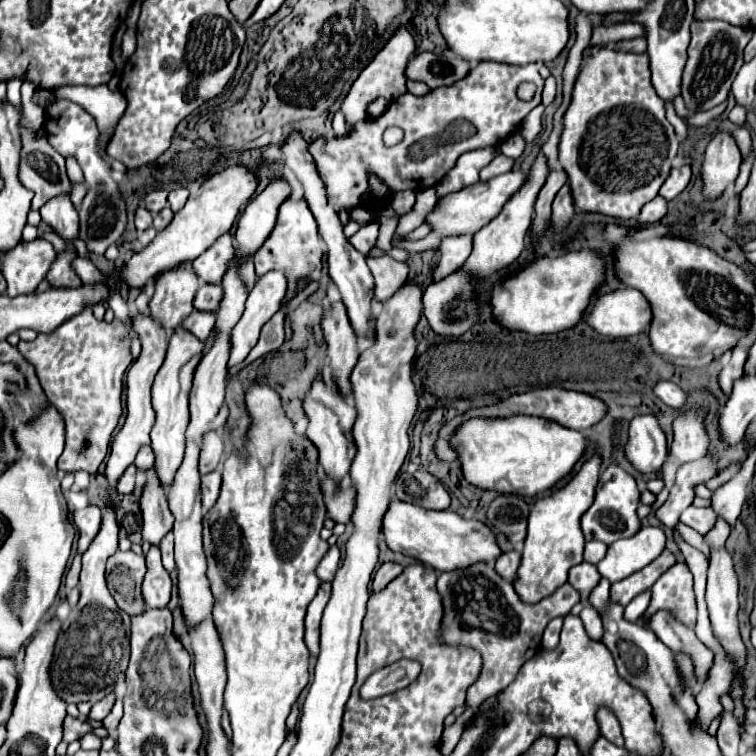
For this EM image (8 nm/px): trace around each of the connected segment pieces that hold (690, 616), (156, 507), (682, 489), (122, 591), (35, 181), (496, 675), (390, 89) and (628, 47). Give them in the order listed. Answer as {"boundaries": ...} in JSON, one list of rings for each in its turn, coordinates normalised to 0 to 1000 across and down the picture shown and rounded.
{"boundaries":[[[[896,745],[880,755],[861,776],[861,795],[856,813],[866,808],[888,808],[898,824],[917,829],[922,821],[922,795],[917,784],[917,761],[909,745]]],[[[202,618],[192,623],[192,642],[184,660],[184,671],[189,681],[189,713],[210,721],[216,708],[229,700],[229,681],[221,668],[221,647],[210,639],[210,631],[205,628]]],[[[940,602],[929,608],[906,612],[898,618],[893,642],[888,644],[885,660],[866,676],[869,684],[882,694],[893,697],[898,692],[898,681],[917,665],[919,644],[943,634],[948,628],[948,612]]],[[[155,729],[142,742],[142,774],[157,806],[168,813],[187,813],[192,808],[187,771],[192,761],[192,737],[176,729]]],[[[30,155],[25,160],[25,176],[28,176],[28,210],[25,210],[25,239],[30,247],[41,250],[46,255],[44,261],[44,276],[54,276],[67,261],[78,255],[94,253],[94,239],[86,229],[86,210],[62,189],[62,184],[52,184],[44,168]]],[[[628,745],[618,753],[583,758],[578,782],[589,803],[586,848],[597,853],[620,853],[639,869],[639,888],[618,917],[618,933],[626,940],[631,940],[642,925],[668,911],[684,896],[689,880],[716,861],[716,840],[724,824],[731,816],[753,813],[755,803],[766,798],[766,784],[753,771],[708,800],[692,798],[679,774],[655,758],[652,745]]],[[[530,36],[520,49],[517,54],[493,75],[493,81],[480,91],[480,97],[472,102],[472,107],[467,110],[462,126],[456,128],[454,134],[454,152],[456,152],[456,165],[459,165],[459,176],[467,173],[467,165],[485,149],[485,139],[493,136],[499,128],[509,128],[512,134],[517,131],[525,131],[528,126],[538,123],[538,102],[536,102],[536,89],[538,89],[538,81],[544,75],[544,70],[549,67],[549,54],[544,49],[544,44]]],[[[840,49],[840,52],[824,52],[808,60],[808,65],[813,67],[832,67],[832,70],[853,70],[856,57],[853,49]]]]}

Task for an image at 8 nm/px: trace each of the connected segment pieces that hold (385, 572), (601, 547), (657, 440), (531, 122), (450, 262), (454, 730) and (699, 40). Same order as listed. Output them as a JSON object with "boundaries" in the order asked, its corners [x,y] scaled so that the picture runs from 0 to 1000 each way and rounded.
{"boundaries":[[[[507,745],[501,753],[499,753],[499,758],[493,761],[493,776],[491,776],[491,784],[499,784],[499,782],[504,782],[515,769],[520,769],[528,758],[530,758],[530,747],[525,747],[525,745]]],[[[779,716],[774,718],[774,731],[771,731],[771,739],[776,745],[792,745],[798,737],[800,737],[800,729],[803,729],[803,721],[800,718],[792,718],[792,716]]],[[[845,549],[835,557],[827,589],[829,610],[845,626],[869,626],[882,604],[882,583],[864,549]]],[[[713,139],[713,142],[708,142],[708,144],[692,157],[692,173],[689,173],[689,179],[692,179],[692,184],[694,184],[696,189],[705,188],[708,179],[716,173],[716,152],[718,152],[718,147],[721,147],[721,142]]],[[[626,311],[586,316],[586,340],[581,356],[575,358],[575,372],[597,364],[602,356],[607,356],[615,348],[615,343],[623,337],[623,321]]],[[[604,948],[604,954],[602,954],[599,959],[589,962],[586,975],[583,975],[583,996],[586,996],[586,999],[594,999],[594,996],[602,991],[604,980],[607,980],[607,975],[610,975],[610,967],[612,967],[612,956],[615,956],[615,954]]],[[[917,28],[914,30],[914,57],[909,65],[909,86],[901,104],[901,128],[917,155],[925,147],[943,144],[956,136],[967,120],[967,110],[983,86],[983,65],[991,57],[996,41],[964,33],[959,28]]]]}

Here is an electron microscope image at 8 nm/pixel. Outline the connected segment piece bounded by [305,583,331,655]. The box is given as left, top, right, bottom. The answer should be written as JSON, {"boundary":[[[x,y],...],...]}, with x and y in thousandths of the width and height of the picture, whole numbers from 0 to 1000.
{"boundary":[[[425,771],[422,782],[419,782],[419,787],[414,792],[414,798],[406,806],[406,816],[403,816],[403,848],[406,848],[406,856],[409,856],[411,866],[422,864],[422,824],[425,824],[427,806],[430,806],[430,800],[435,795],[435,787],[438,787],[438,771]]]}

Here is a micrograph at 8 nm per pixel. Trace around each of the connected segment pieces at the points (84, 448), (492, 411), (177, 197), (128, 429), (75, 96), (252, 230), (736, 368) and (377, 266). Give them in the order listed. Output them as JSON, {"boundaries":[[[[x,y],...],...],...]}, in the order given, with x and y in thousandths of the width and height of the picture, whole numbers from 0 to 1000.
{"boundaries":[[[[112,409],[107,417],[86,425],[70,440],[49,443],[46,451],[28,451],[25,464],[30,472],[46,483],[49,499],[75,544],[83,549],[86,557],[86,594],[75,610],[75,618],[83,623],[118,623],[126,626],[128,618],[136,612],[144,597],[147,575],[160,552],[160,520],[163,520],[163,496],[173,483],[176,472],[171,464],[173,440],[160,425],[139,427],[123,419],[120,409]]],[[[724,512],[724,515],[708,515],[700,520],[689,520],[689,522],[676,522],[668,530],[660,530],[655,536],[647,538],[634,538],[634,541],[620,541],[615,544],[610,552],[612,557],[623,554],[623,552],[676,552],[676,549],[708,549],[708,552],[721,552],[729,554],[745,565],[782,565],[790,557],[798,554],[803,538],[798,530],[776,522],[776,520],[766,520],[766,517],[750,517],[742,512]]],[[[231,250],[224,255],[224,271],[226,276],[234,282],[237,276],[242,276],[242,271],[247,269],[247,261],[250,261],[250,253],[247,250]]],[[[197,414],[176,417],[176,438],[181,440],[181,446],[189,454],[189,467],[168,491],[168,552],[165,552],[163,565],[155,570],[152,581],[147,586],[147,599],[144,599],[142,620],[139,620],[139,628],[147,642],[152,642],[155,634],[163,628],[163,623],[179,610],[184,591],[197,586],[197,570],[205,560],[205,544],[200,538],[200,509],[202,509],[202,501],[218,475],[218,462],[221,462],[221,443],[216,438],[216,433],[210,433],[210,427],[205,422],[200,422]]],[[[97,112],[89,118],[86,115],[78,118],[73,126],[75,126],[75,131],[78,128],[91,131],[91,134],[107,139],[110,144],[115,144],[126,155],[126,160],[134,171],[136,197],[142,197],[142,189],[152,176],[155,160],[160,157],[163,147],[168,142],[165,128],[157,120],[147,120],[142,112],[128,112],[128,115]]],[[[364,237],[351,247],[351,253],[337,258],[335,266],[324,271],[324,279],[319,282],[313,295],[311,337],[335,340],[335,335],[348,324],[348,319],[361,306],[366,292],[366,276],[382,261],[382,255],[382,242],[374,237]]],[[[978,454],[978,459],[970,462],[967,478],[954,488],[954,493],[951,493],[951,509],[954,509],[954,515],[956,515],[959,522],[967,520],[970,507],[983,496],[983,485],[985,485],[988,470],[991,470],[991,459],[983,459],[983,454]]],[[[517,340],[485,343],[485,348],[496,366],[496,398],[515,396],[538,369],[541,353],[536,348],[517,343]]]]}

